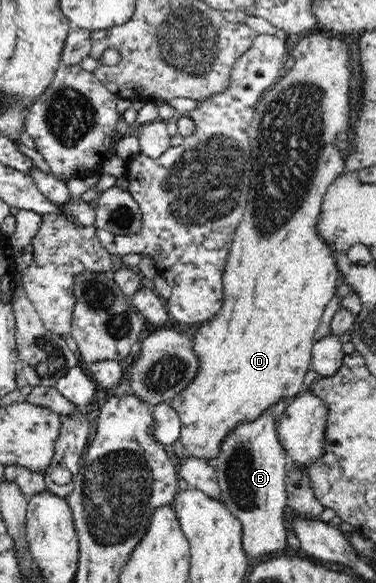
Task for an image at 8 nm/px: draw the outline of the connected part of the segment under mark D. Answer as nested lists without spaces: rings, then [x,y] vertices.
[[[322,33],[306,34],[296,38],[297,44],[290,50],[291,56],[295,58],[293,68],[284,71],[279,82],[264,94],[256,105],[251,125],[248,128],[248,135],[251,146],[251,163],[252,176],[248,190],[248,199],[243,218],[240,226],[235,230],[233,242],[228,254],[227,262],[223,272],[223,306],[217,316],[210,320],[208,324],[203,325],[196,332],[193,338],[193,349],[195,349],[200,359],[199,370],[195,380],[172,399],[175,409],[181,416],[181,434],[179,440],[172,445],[172,456],[177,462],[190,456],[195,456],[209,460],[213,463],[216,460],[216,454],[219,450],[219,443],[227,434],[227,431],[235,426],[235,423],[241,421],[250,421],[257,418],[263,410],[275,404],[275,401],[281,396],[288,399],[293,398],[299,391],[303,390],[303,380],[305,374],[311,367],[312,363],[312,346],[314,345],[315,332],[319,328],[323,312],[329,304],[329,300],[337,293],[341,282],[341,274],[337,267],[337,251],[335,247],[317,231],[320,215],[322,214],[323,198],[327,194],[327,188],[345,174],[347,165],[345,165],[345,152],[337,148],[337,136],[347,134],[351,128],[351,91],[355,74],[353,74],[353,64],[351,64],[351,44],[345,42],[342,35],[327,37]]]

